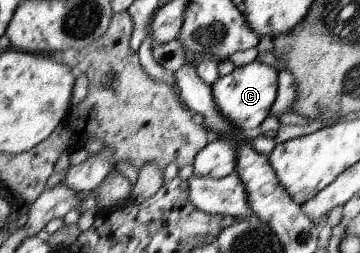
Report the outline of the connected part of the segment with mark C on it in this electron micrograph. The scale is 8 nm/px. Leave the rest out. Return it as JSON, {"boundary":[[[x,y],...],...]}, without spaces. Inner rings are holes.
{"boundary":[[[256,60],[242,67],[234,67],[232,73],[218,77],[210,86],[211,97],[218,114],[236,130],[249,136],[258,130],[260,123],[269,116],[277,95],[277,71]]]}

